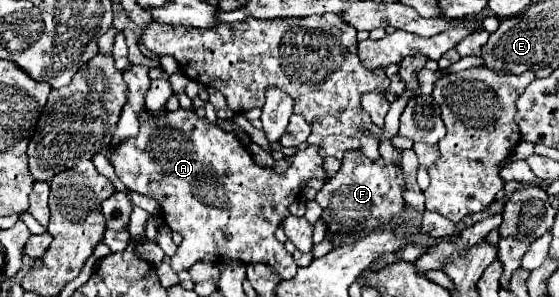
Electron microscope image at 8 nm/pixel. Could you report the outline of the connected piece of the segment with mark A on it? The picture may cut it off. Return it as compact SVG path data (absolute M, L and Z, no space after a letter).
M177 109L175 113L163 115L163 119L151 119L147 111L139 111L141 129L137 137L125 139L109 149L109 161L129 191L151 195L163 211L165 223L171 231L177 231L183 241L177 247L177 253L171 257L171 267L175 273L189 271L197 261L209 263L227 263L231 259L241 263L263 263L269 265L281 281L295 277L297 265L291 253L275 239L275 229L281 225L281 219L289 215L287 207L299 197L301 183L309 179L325 179L323 157L315 145L297 151L293 165L287 173L275 173L269 167L259 167L245 145L233 133L221 131L215 123L209 123L205 117L199 117L193 109Z

